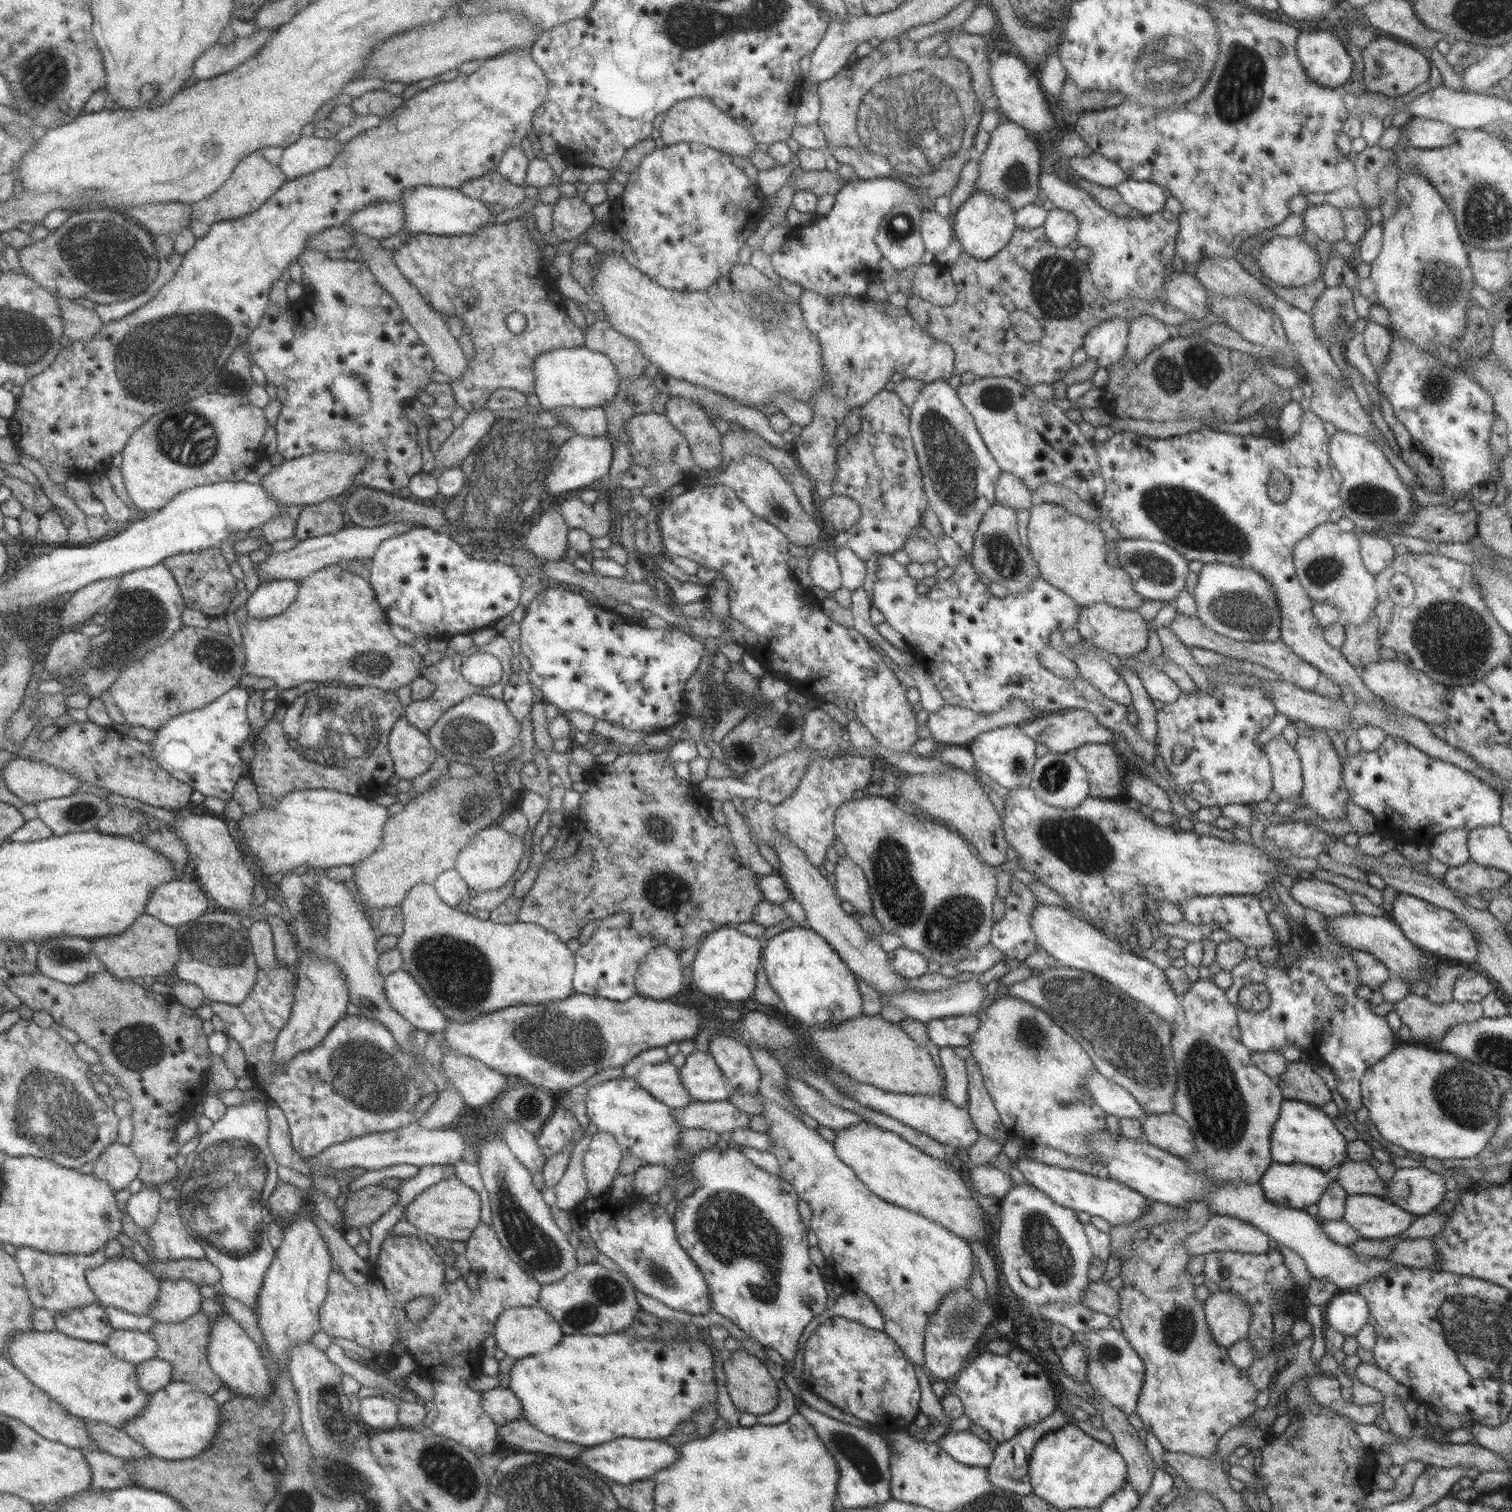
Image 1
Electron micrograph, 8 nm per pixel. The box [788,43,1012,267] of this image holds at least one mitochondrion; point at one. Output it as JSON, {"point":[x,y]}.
{"point":[919,125]}

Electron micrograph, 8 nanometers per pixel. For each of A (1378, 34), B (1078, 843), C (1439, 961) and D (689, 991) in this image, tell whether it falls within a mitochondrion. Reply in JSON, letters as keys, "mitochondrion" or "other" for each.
{"A":"other","B":"mitochondrion","C":"other","D":"other"}

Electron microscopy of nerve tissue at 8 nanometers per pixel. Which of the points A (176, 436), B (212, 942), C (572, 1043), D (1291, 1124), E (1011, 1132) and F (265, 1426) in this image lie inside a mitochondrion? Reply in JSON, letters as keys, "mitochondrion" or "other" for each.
{"A":"mitochondrion","B":"mitochondrion","C":"mitochondrion","D":"other","E":"other","F":"other"}

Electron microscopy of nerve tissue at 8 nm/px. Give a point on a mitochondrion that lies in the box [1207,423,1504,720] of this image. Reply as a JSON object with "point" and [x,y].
{"point":[1452,639]}

